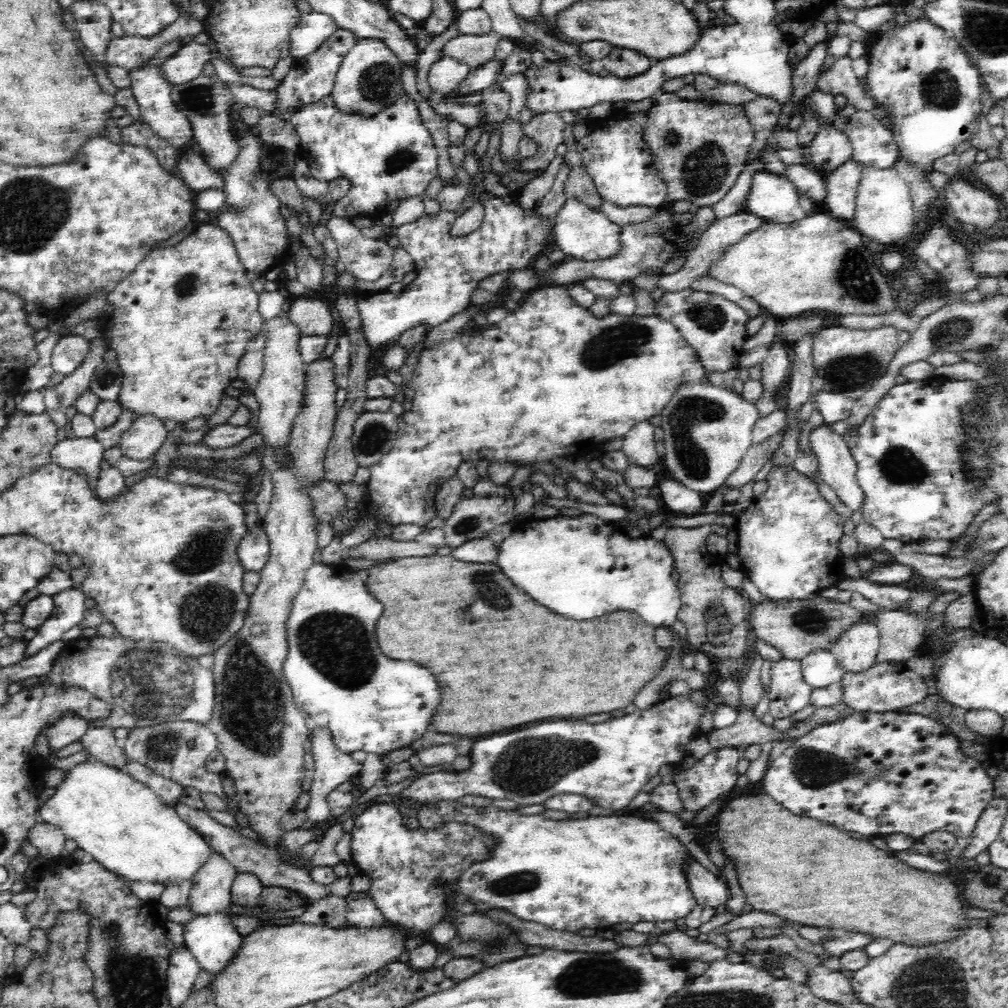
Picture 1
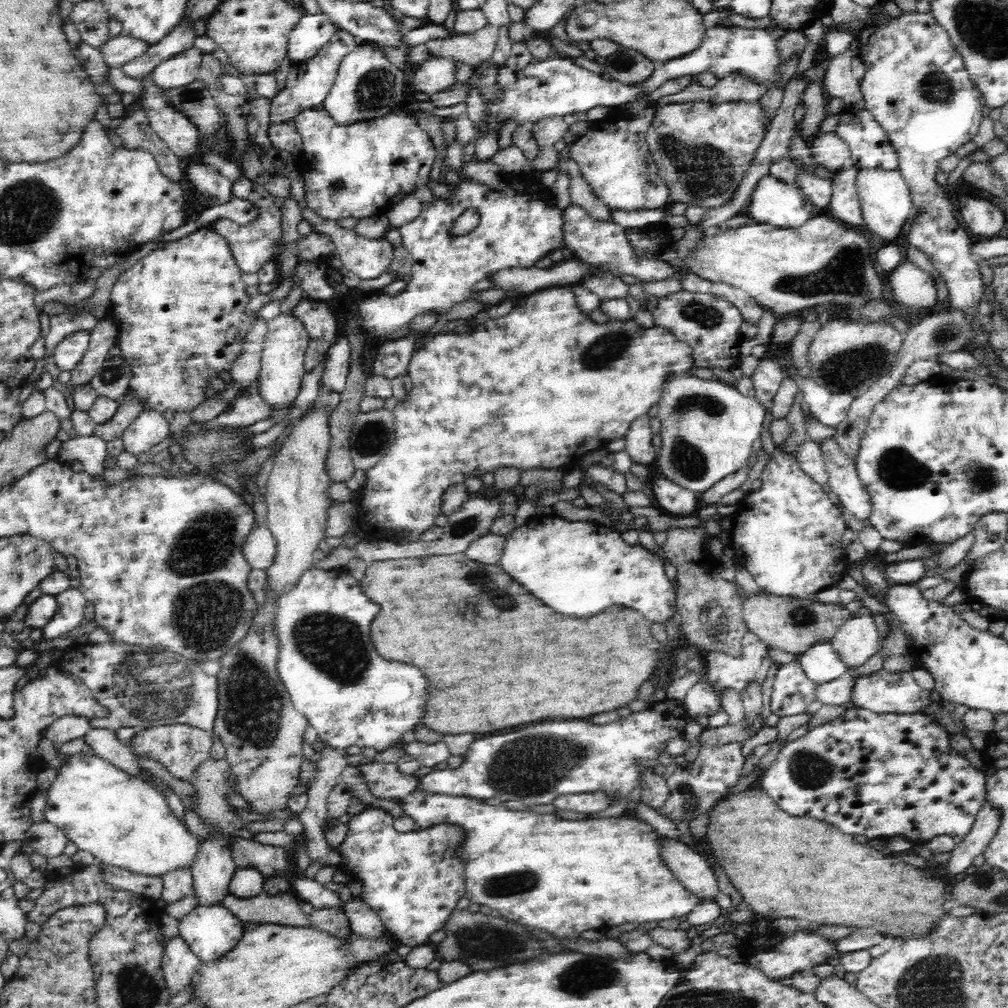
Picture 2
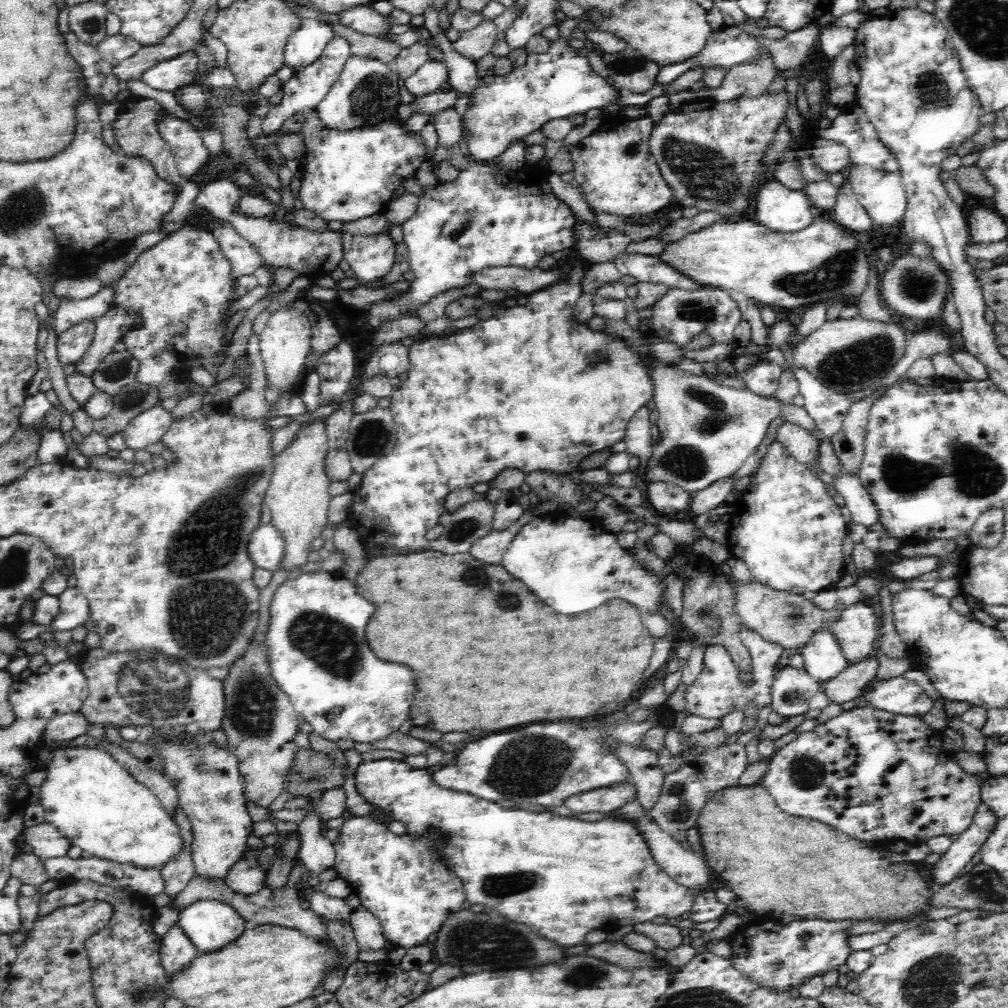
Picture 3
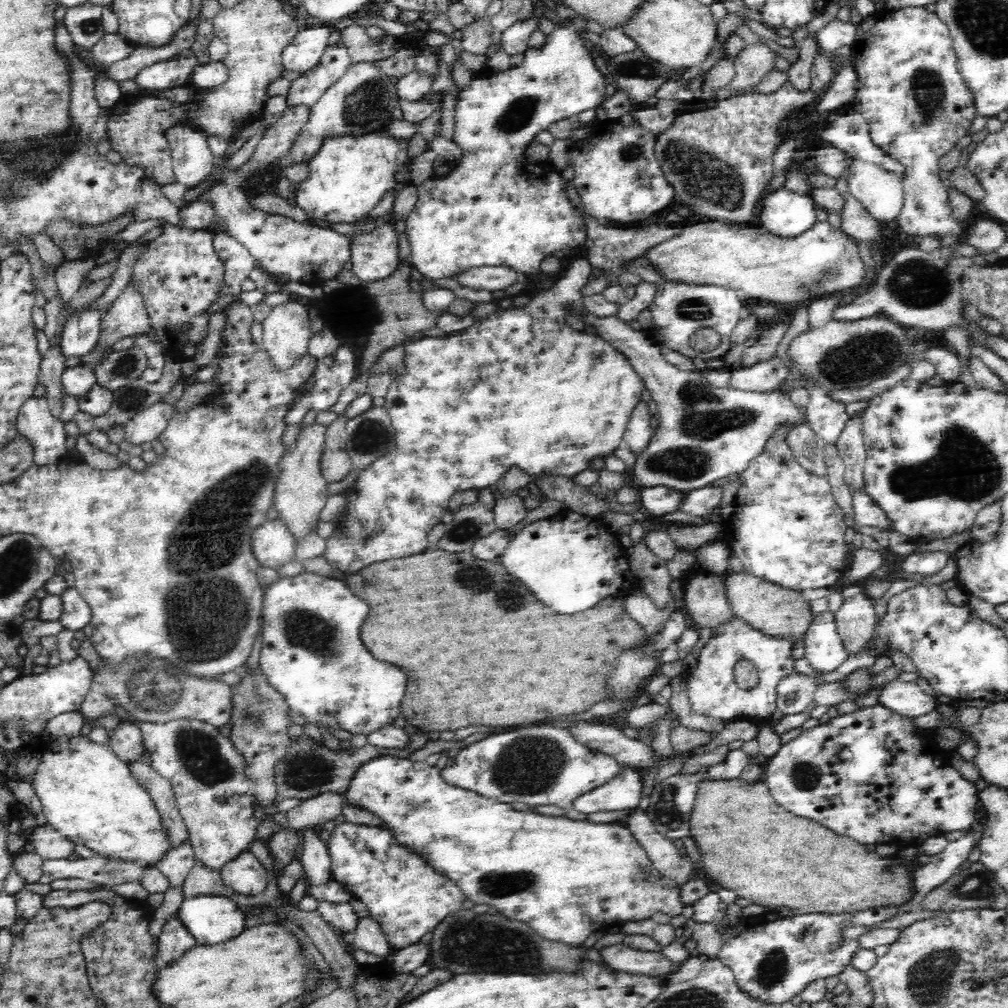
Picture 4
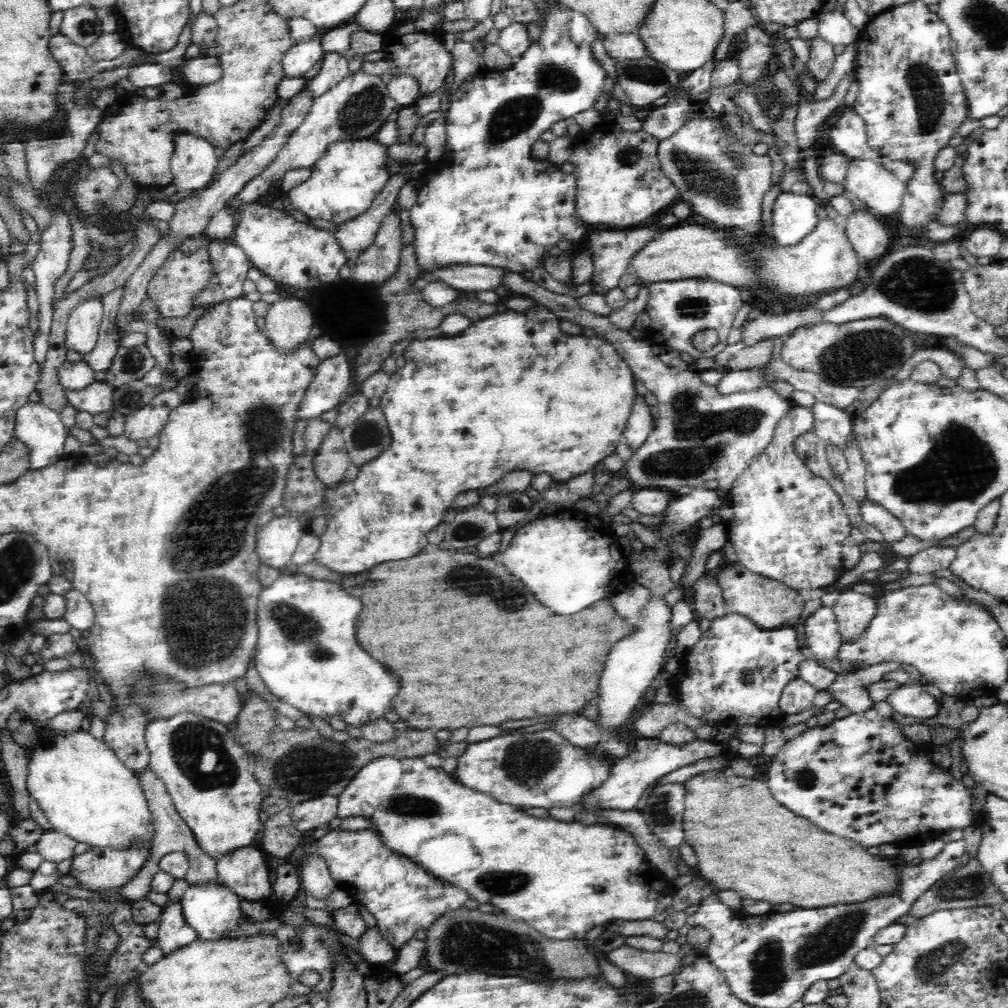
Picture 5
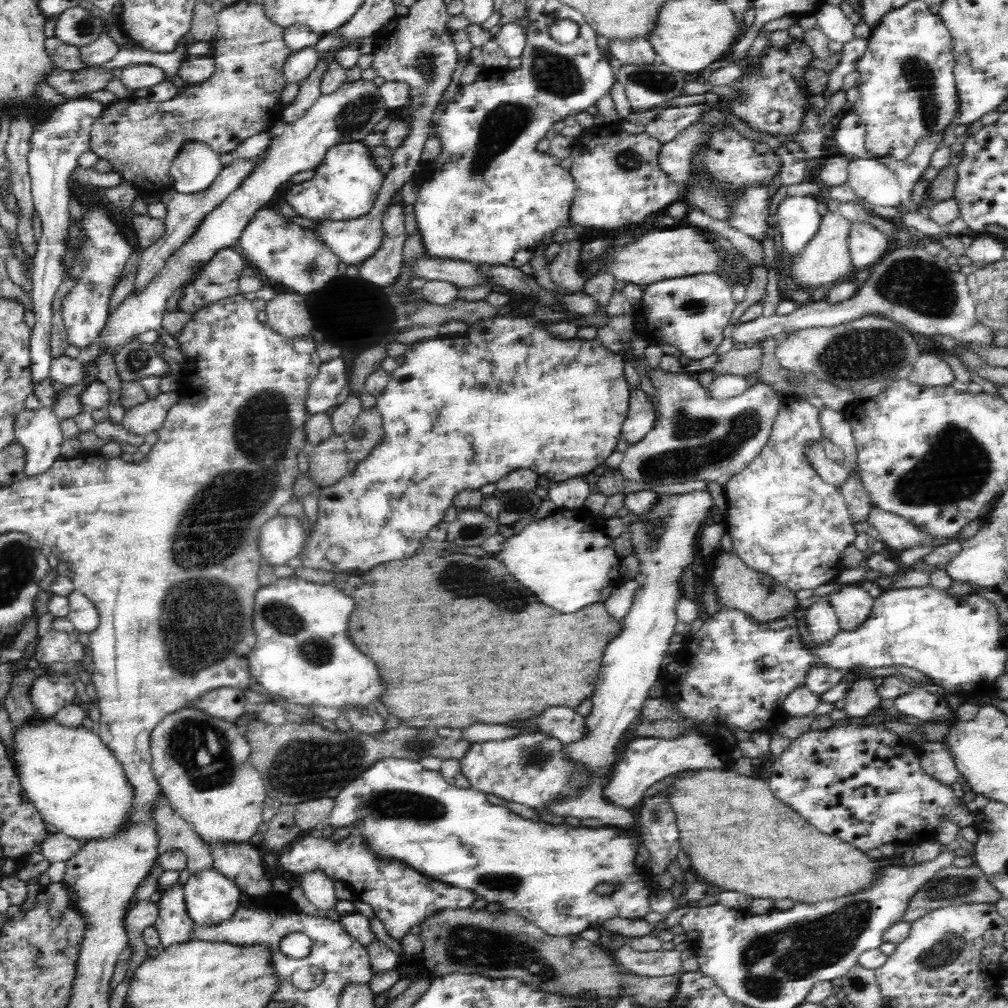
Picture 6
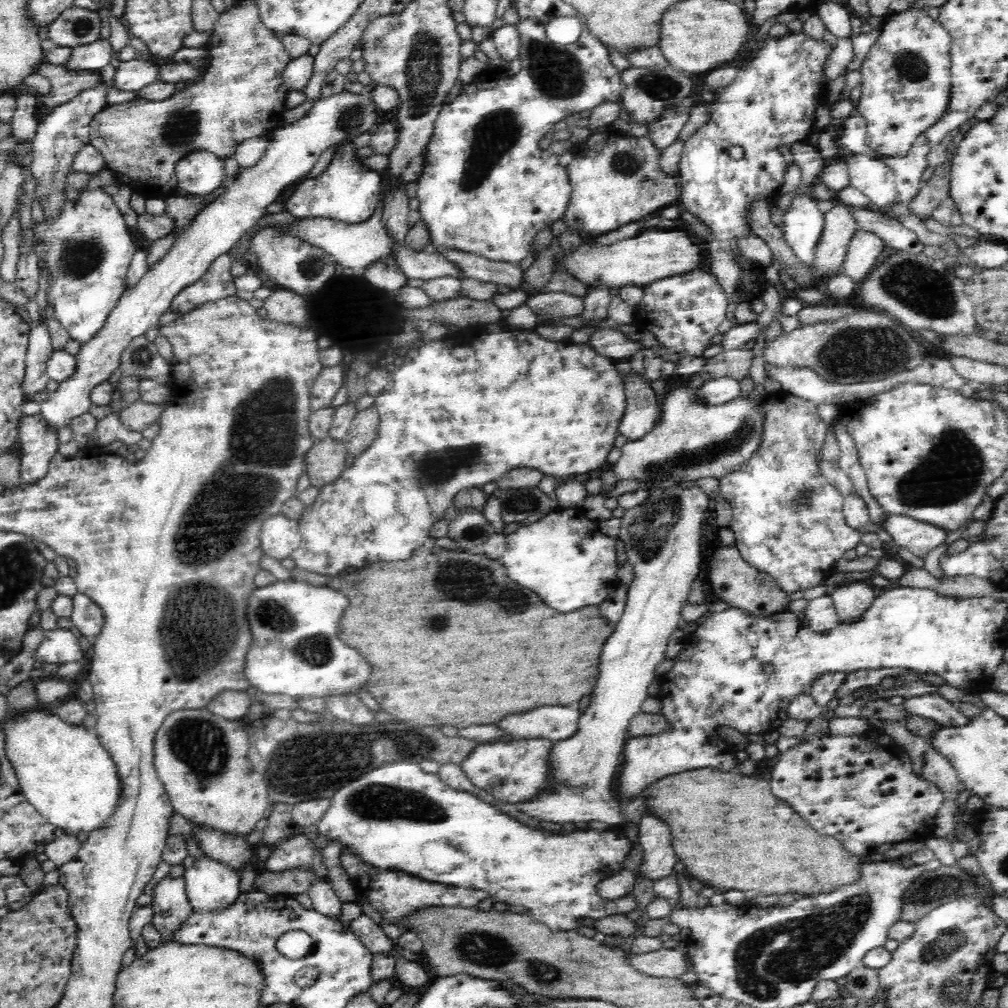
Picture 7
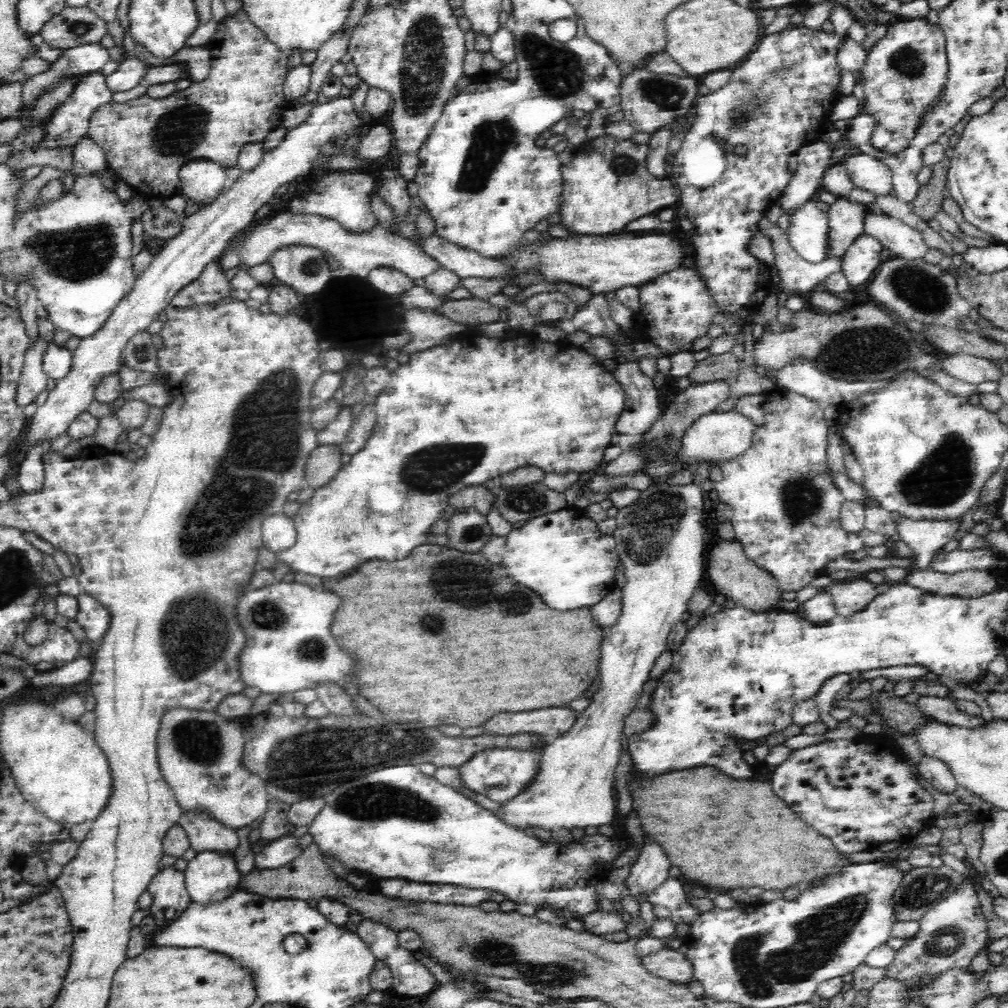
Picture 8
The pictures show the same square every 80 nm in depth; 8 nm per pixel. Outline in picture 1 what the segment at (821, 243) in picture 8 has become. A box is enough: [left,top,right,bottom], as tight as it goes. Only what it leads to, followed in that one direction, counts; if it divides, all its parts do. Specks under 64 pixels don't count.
[744,172,808,223]

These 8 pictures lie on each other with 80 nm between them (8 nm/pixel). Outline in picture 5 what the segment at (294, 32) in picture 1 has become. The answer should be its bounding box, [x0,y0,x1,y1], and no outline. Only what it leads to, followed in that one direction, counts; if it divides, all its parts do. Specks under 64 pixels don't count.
[282,31,326,77]

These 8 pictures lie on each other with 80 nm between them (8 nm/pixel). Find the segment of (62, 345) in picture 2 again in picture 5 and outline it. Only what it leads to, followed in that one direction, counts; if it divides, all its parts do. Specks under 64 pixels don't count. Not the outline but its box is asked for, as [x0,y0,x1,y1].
[66,297,102,356]

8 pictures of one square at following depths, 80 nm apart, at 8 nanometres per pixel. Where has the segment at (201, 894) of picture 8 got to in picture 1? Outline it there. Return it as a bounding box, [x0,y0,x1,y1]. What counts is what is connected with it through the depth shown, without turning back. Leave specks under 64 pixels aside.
[183,912,243,974]

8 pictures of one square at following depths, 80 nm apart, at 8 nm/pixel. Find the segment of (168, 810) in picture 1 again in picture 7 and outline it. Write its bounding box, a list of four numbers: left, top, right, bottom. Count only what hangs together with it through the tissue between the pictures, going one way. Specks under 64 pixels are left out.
[3,708,120,835]

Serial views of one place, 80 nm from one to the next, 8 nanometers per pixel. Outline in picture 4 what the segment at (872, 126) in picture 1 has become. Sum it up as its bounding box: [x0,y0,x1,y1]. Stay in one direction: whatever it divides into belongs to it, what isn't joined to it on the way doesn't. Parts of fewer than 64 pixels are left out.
[820,111,906,176]

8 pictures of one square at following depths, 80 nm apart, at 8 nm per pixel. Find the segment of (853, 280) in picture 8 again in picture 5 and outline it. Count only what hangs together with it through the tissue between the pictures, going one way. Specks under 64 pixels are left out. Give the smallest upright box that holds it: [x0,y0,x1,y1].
[843,209,890,265]

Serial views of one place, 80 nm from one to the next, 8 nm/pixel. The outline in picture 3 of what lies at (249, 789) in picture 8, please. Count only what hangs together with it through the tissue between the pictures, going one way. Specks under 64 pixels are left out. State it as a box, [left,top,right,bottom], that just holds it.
[156,728,252,880]

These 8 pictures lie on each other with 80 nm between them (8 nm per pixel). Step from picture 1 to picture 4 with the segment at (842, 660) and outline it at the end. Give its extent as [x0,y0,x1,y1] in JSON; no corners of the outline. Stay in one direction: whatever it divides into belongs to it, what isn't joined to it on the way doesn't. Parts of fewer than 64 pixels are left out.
[835,592,876,656]

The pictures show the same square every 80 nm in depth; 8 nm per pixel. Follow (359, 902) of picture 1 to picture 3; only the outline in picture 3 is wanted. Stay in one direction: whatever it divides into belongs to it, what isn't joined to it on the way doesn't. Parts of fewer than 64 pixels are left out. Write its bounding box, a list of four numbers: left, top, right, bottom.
[349,905,387,951]

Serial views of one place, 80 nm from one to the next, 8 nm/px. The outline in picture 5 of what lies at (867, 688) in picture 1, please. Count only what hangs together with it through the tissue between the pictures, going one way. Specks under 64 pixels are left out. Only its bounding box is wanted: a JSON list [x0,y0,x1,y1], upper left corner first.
[885,682,941,718]

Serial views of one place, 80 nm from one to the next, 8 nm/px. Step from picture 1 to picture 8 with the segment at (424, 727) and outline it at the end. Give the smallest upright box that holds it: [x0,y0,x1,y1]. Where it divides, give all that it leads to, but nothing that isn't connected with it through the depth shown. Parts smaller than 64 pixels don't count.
[237,581,353,694]

